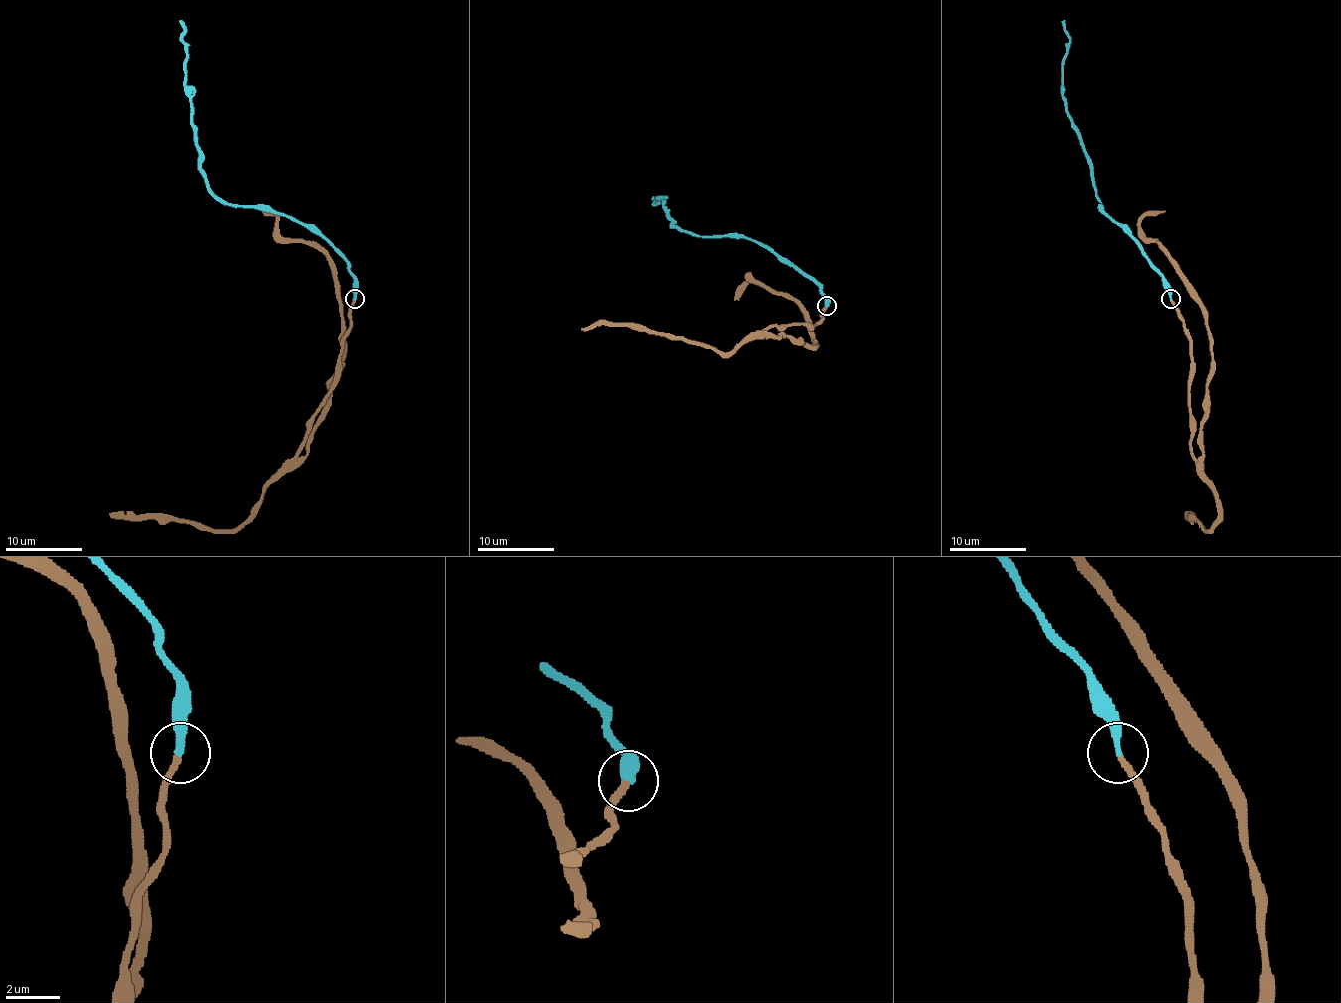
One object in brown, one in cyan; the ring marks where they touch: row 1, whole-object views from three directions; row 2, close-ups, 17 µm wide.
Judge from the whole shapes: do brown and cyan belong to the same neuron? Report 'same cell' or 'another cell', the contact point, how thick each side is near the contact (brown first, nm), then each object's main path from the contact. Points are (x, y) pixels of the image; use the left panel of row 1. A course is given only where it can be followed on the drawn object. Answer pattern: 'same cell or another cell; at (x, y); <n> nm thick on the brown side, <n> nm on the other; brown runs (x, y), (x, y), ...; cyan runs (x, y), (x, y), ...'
same cell; at (355, 299); 240 nm thick on the brown side, 320 nm on the other; brown runs (355, 299), (340, 376), (294, 459), (330, 395), (342, 311), (334, 264), (286, 241), (263, 211); cyan runs (355, 299), (355, 276), (321, 236), (274, 211), (224, 205), (209, 187), (192, 124), (180, 20)

